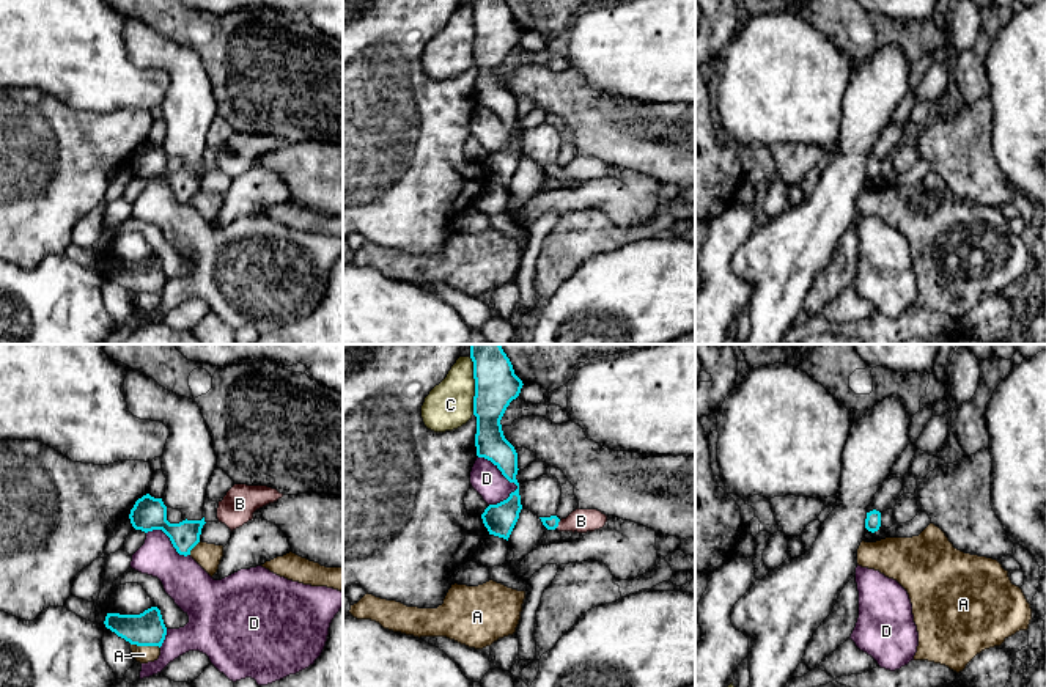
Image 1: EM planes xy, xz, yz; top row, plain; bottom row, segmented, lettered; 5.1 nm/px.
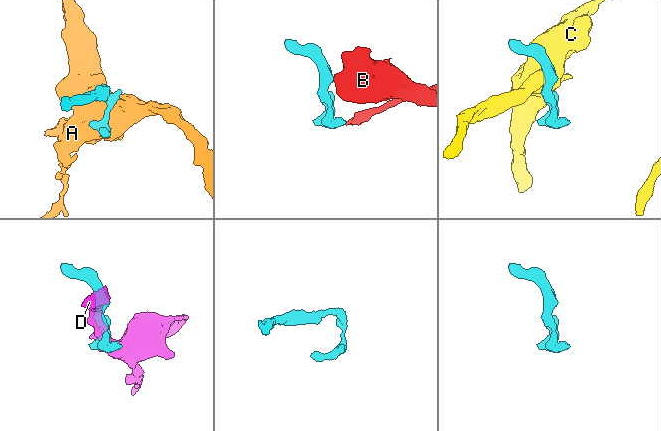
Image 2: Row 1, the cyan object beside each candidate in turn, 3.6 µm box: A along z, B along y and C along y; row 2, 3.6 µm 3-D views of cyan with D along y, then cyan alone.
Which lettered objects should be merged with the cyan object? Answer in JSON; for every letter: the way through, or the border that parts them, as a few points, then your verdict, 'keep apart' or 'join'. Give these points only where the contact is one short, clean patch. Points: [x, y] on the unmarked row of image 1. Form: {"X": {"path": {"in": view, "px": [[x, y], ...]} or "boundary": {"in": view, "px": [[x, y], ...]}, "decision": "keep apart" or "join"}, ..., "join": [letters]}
{"A": {"decision": "keep apart"}, "B": {"path": {"in": "xz", "px": [[551, 170], [557, 172], [581, 168]]}, "decision": "join"}, "C": {"decision": "keep apart"}, "D": {"decision": "keep apart"}, "join": ["B"]}

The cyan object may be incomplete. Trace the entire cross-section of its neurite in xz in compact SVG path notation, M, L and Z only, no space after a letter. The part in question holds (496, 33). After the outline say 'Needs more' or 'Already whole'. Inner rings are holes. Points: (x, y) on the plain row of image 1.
M470 0L473 9L475 44L473 63L477 64L475 94L477 104L491 108L502 123L517 134L510 145L497 152L489 152L481 162L483 171L489 182L508 189L522 157L517 123L517 101L514 94L505 86L500 68L513 47L516 47L522 36L522 28L514 22L513 13L505 0Z. Already whole

